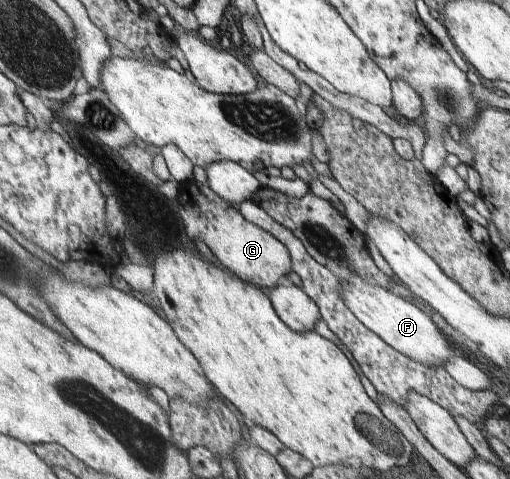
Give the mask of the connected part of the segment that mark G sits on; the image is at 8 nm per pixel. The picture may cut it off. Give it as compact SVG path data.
M195 181L183 182L180 186L179 215L185 221L187 235L191 239L202 239L215 257L235 275L259 287L273 289L279 279L292 271L292 257L276 236L266 232L257 224L246 220L239 208L218 196L209 186Z

